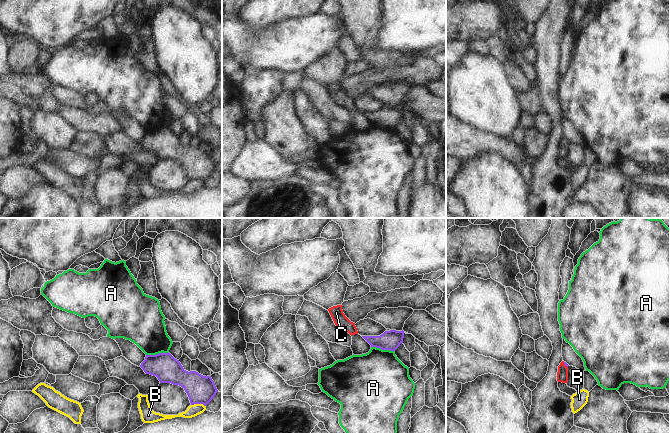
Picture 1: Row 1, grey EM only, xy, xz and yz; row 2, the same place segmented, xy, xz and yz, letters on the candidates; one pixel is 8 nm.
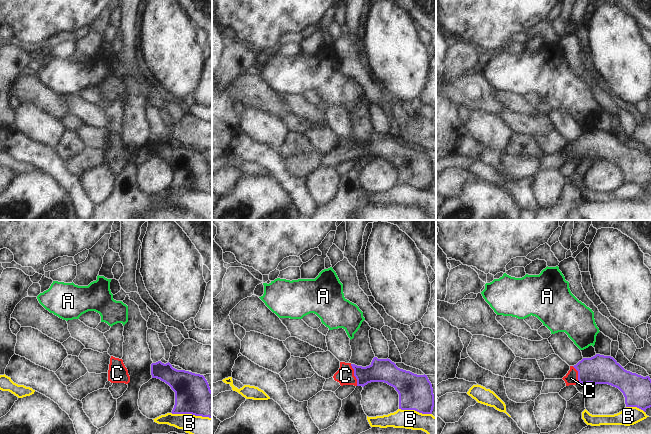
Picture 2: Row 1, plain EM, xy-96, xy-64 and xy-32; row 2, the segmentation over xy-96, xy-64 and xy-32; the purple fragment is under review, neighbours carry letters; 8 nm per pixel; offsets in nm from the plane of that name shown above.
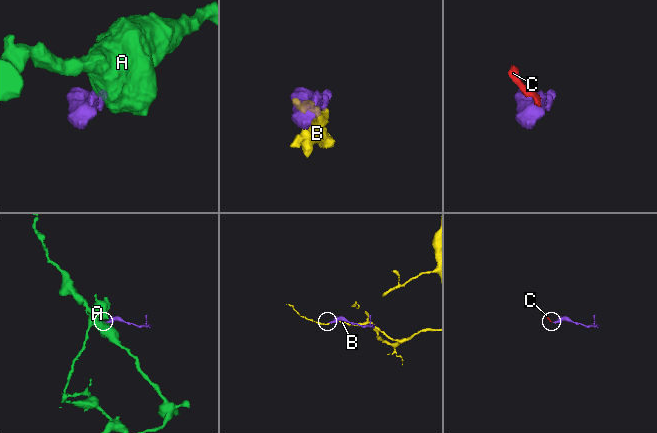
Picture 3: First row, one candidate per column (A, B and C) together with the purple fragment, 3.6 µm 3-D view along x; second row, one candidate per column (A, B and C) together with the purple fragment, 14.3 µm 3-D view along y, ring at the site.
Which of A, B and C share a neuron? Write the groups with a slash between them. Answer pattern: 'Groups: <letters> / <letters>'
Groups: A / B / C.

